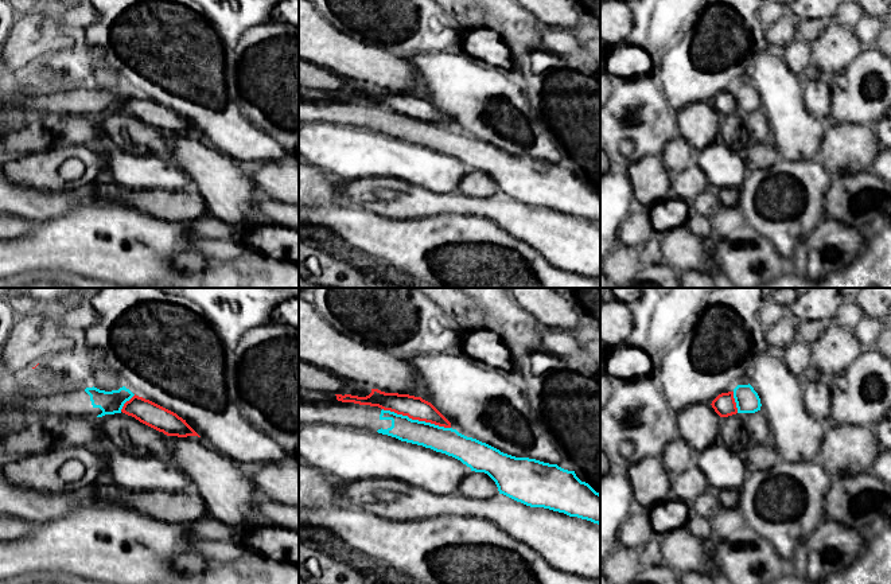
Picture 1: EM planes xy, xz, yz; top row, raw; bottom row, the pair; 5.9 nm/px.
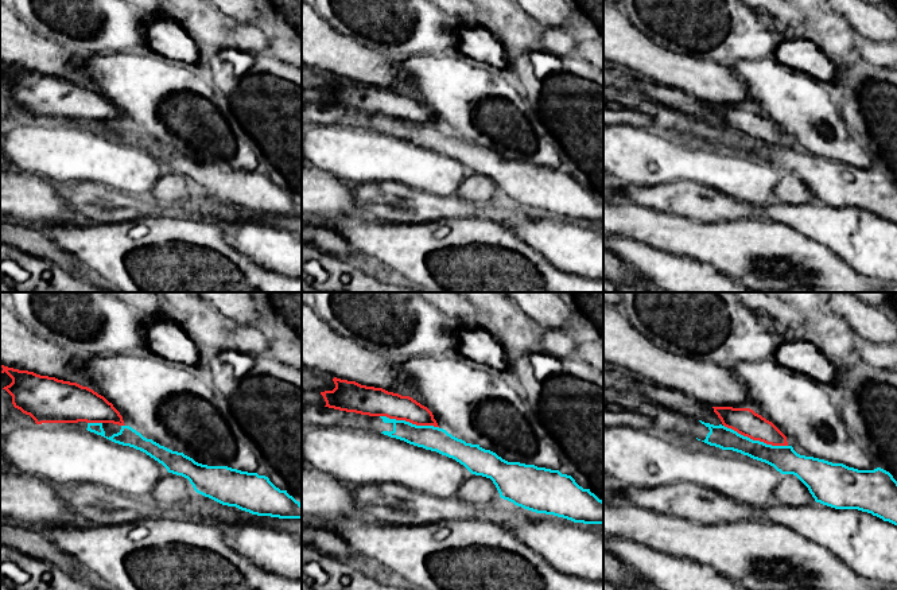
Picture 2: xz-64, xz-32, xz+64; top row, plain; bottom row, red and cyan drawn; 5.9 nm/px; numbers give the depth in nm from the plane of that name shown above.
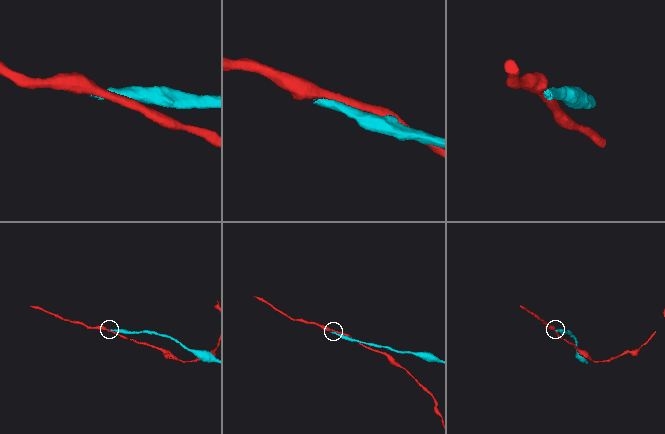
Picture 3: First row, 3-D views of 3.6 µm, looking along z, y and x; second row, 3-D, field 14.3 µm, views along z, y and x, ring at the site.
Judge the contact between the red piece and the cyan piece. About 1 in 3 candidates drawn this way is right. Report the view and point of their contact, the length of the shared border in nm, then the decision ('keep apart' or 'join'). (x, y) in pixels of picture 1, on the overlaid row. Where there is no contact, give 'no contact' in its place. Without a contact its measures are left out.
meets red in xz at (416, 419); contact 420 nm long; keep apart

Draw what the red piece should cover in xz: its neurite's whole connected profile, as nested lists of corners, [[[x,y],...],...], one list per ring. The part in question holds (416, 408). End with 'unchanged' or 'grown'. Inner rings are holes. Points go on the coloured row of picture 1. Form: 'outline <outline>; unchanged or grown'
outline [[[371,389],[366,397],[351,394],[335,394],[338,401],[359,405],[378,406],[397,414],[408,416],[412,420],[431,423],[439,427],[451,428],[451,423],[428,401],[421,397],[398,393],[385,393]]]; unchanged

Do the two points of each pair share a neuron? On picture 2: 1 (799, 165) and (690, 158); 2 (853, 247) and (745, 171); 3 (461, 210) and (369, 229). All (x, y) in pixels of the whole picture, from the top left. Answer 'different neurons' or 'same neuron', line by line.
1: different neurons
2: different neurons
3: different neurons

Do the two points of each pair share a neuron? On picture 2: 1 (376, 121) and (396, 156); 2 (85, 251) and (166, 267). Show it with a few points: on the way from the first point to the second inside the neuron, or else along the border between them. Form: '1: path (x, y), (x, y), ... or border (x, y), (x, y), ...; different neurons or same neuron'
1: border (349, 124), (368, 125), (380, 131); different neurons
2: path (108, 247), (138, 243), (152, 244); same neuron

